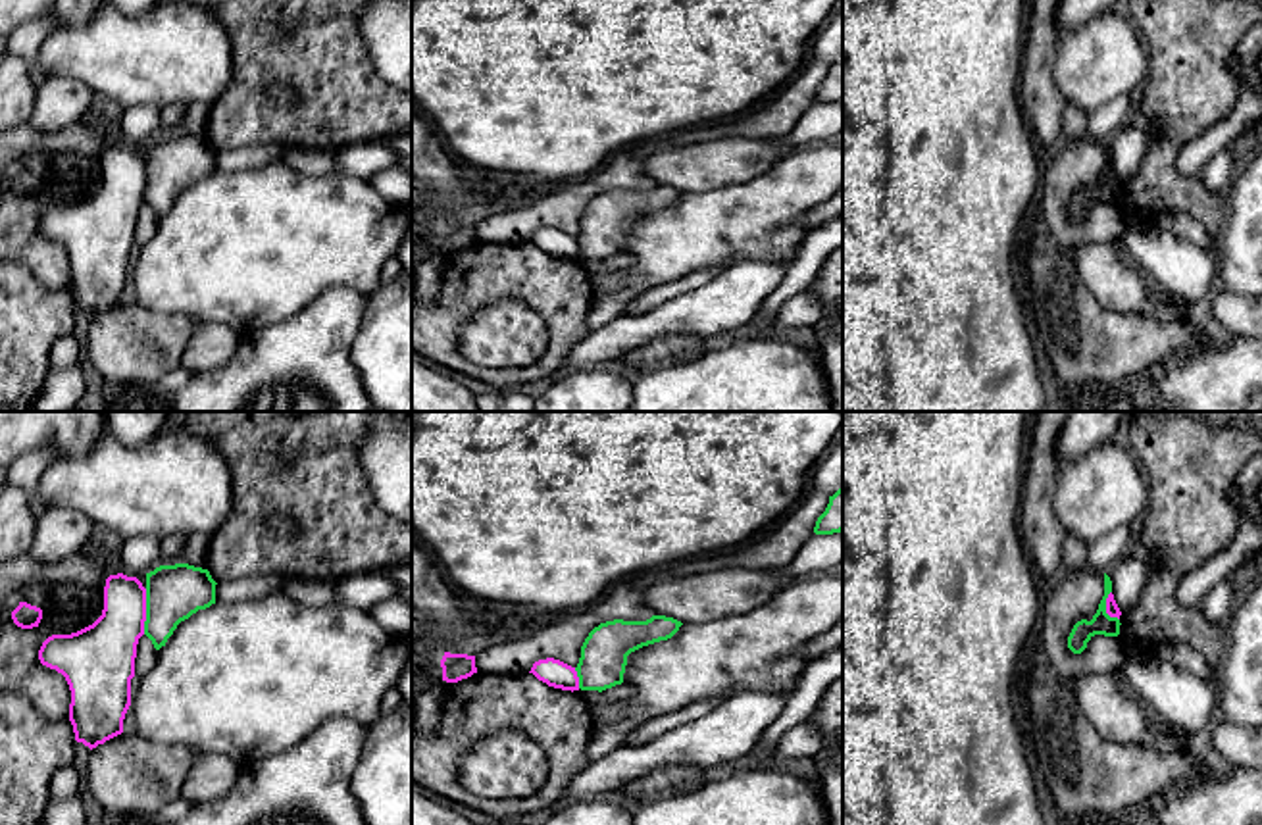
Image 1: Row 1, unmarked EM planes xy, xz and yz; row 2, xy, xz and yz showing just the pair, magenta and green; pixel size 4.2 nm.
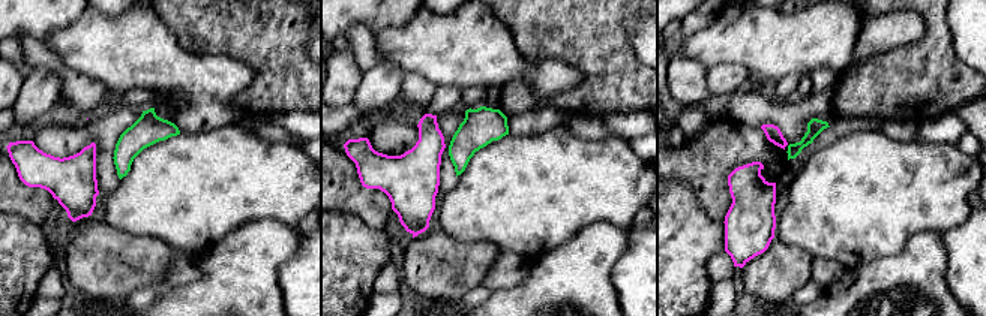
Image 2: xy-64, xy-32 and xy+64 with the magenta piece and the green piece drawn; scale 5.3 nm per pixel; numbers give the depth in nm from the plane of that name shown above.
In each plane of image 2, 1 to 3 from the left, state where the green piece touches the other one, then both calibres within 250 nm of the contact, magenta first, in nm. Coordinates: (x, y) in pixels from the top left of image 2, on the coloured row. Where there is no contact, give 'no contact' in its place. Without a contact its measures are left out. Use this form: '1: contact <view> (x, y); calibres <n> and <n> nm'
1: no contact
2: no contact
3: no contact

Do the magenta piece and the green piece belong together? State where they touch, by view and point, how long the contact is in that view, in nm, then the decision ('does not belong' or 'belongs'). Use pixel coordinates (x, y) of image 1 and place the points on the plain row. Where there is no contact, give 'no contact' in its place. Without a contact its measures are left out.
contact xy (145, 181); length 190 nm; does not belong

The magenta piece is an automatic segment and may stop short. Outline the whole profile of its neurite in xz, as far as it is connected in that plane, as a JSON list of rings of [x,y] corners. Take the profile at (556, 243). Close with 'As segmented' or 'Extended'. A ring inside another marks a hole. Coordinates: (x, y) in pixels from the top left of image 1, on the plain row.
[[[539,229],[533,233],[531,240],[539,250],[546,252],[548,256],[562,258],[562,260],[579,260],[579,246],[575,237],[554,229]]]. As segmented

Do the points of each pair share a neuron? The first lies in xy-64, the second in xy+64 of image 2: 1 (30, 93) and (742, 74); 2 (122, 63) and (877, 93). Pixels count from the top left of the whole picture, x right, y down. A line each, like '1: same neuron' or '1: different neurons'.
1: same neuron
2: different neurons

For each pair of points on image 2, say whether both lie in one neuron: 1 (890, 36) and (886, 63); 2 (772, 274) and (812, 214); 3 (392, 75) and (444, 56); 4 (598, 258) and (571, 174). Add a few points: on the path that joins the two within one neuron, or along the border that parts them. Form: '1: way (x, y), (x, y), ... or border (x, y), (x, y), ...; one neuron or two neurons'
1: border (920, 38), (878, 51), (854, 65); two neurons
2: border (776, 237), (808, 250), (814, 256); two neurons
3: border (387, 59), (405, 71); two neurons
4: border (622, 226), (592, 222), (557, 246); two neurons

